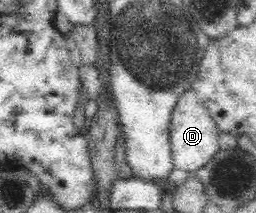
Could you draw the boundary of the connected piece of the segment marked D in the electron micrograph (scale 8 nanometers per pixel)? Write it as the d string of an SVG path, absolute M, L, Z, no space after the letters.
M192 90L185 91L170 115L170 144L172 149L172 161L174 167L191 173L202 169L220 150L218 146L218 127L211 121L207 110L197 100Z

